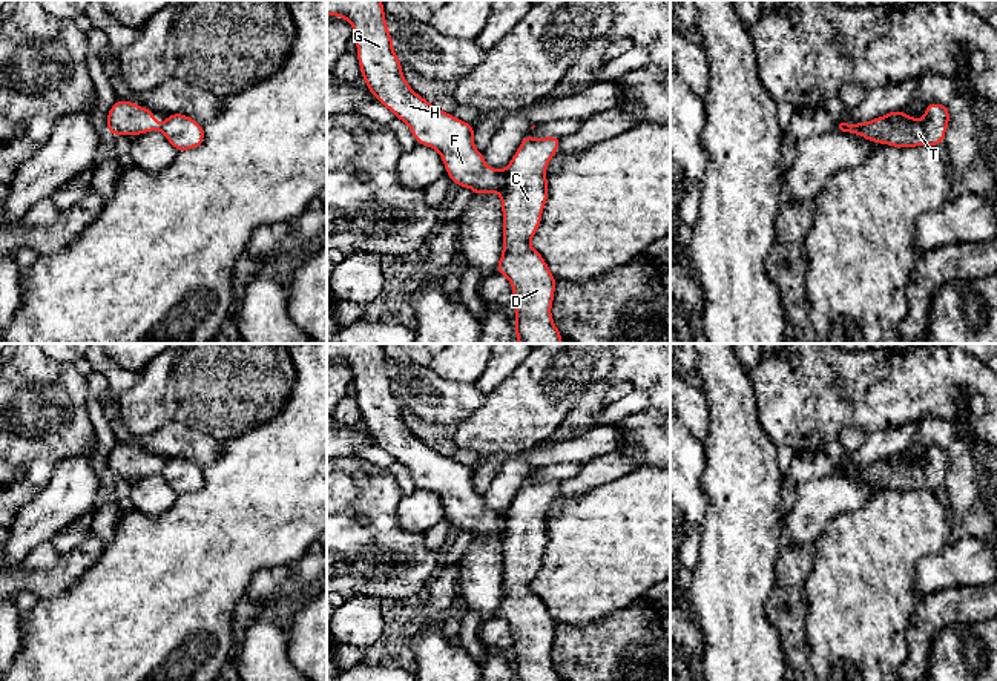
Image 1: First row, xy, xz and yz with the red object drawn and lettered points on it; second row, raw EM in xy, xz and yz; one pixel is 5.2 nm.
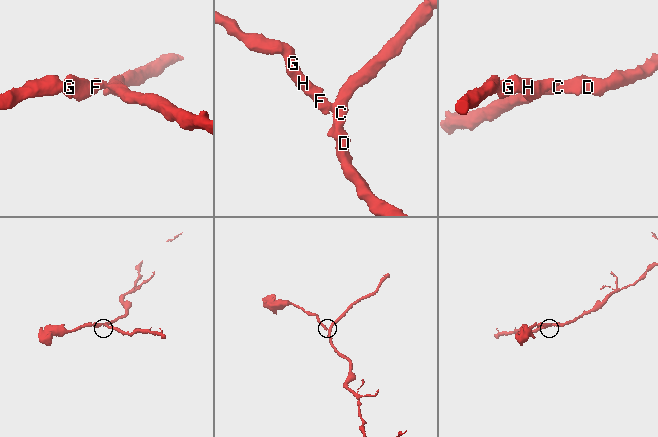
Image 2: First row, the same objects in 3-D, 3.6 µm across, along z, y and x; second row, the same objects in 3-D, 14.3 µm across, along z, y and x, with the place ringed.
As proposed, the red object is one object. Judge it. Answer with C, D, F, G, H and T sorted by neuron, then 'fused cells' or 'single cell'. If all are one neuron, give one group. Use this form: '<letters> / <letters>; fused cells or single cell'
C D T / F G H; fused cells

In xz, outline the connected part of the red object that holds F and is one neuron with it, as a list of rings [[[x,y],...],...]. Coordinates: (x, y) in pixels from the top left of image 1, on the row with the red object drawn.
[[[327,0],[327,15],[342,17],[353,26],[357,61],[368,90],[397,120],[408,124],[416,143],[433,147],[440,153],[451,181],[459,187],[469,187],[474,195],[495,192],[498,196],[503,196],[506,189],[505,170],[485,164],[483,152],[474,147],[474,126],[442,112],[410,87],[393,49],[393,37],[388,32],[382,0]]]

